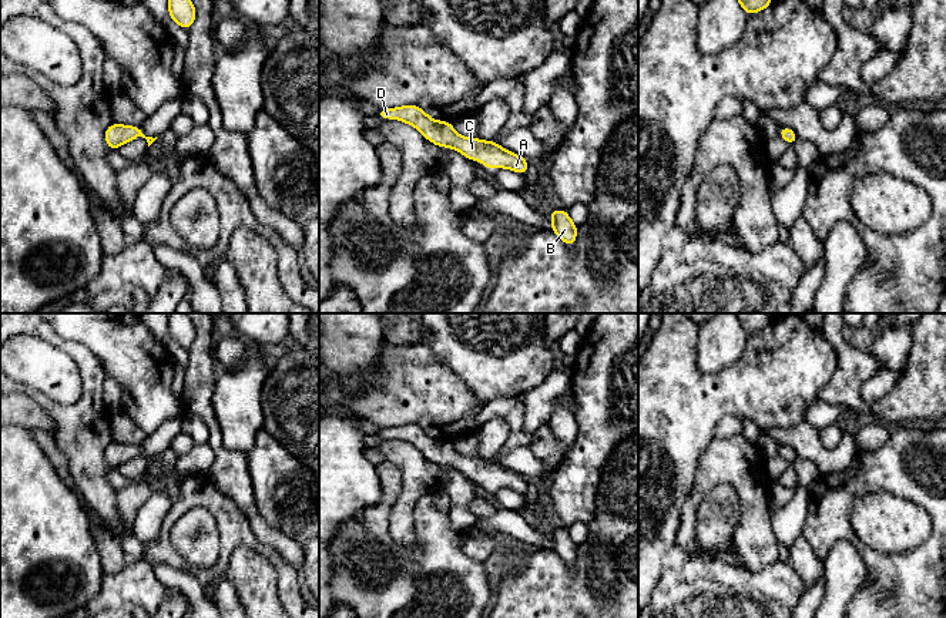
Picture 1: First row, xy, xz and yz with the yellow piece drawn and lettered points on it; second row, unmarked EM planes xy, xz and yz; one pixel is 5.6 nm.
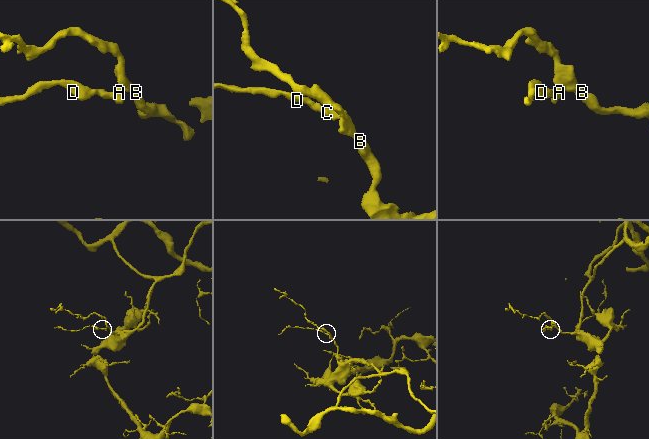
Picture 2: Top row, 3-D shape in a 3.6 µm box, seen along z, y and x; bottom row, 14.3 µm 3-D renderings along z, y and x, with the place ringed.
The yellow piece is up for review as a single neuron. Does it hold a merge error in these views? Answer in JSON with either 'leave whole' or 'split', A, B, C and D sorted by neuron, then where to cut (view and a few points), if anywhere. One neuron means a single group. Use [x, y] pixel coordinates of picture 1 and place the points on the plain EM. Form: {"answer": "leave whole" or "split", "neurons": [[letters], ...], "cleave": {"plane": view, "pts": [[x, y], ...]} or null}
{"answer": "leave whole", "neurons": [["A", "B", "C", "D"]], "cleave": null}

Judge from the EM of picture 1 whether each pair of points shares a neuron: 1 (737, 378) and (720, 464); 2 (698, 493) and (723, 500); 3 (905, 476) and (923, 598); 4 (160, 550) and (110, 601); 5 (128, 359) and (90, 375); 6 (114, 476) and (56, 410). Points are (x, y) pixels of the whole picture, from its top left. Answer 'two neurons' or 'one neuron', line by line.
1: two neurons
2: two neurons
3: one neuron
4: two neurons
5: two neurons
6: two neurons

